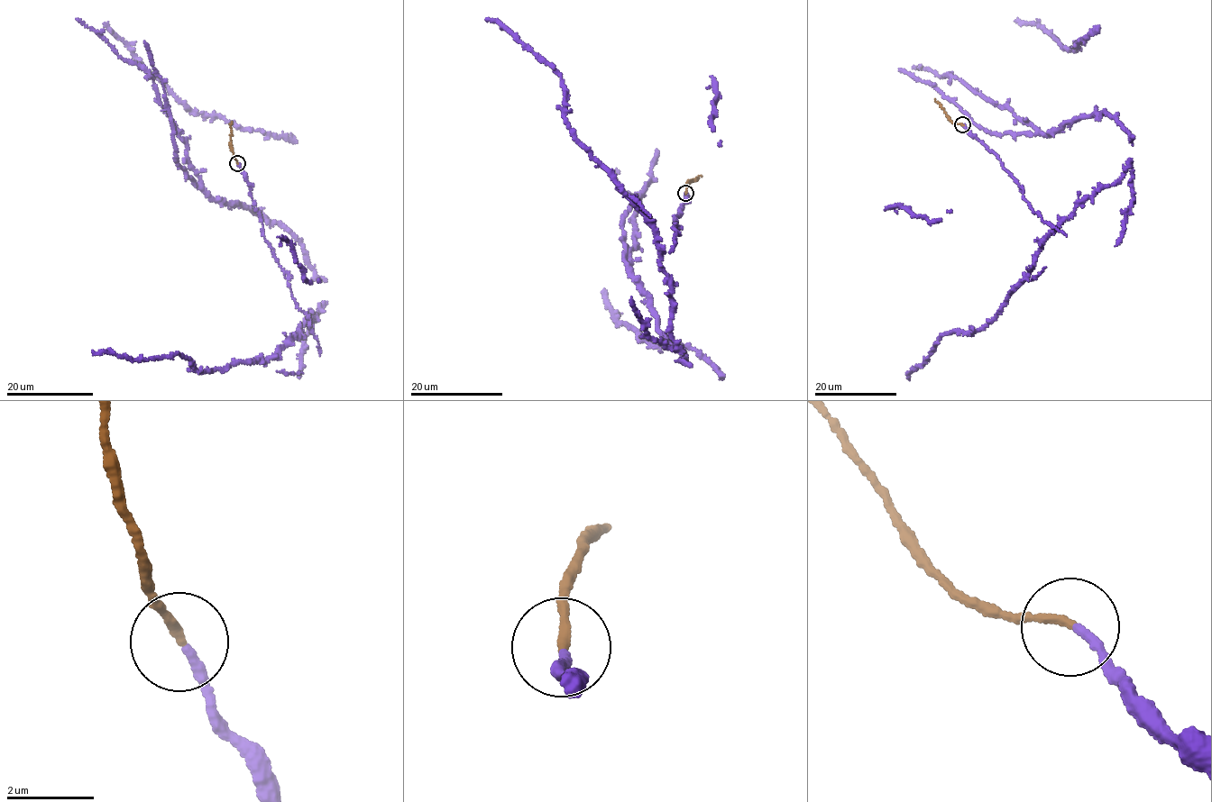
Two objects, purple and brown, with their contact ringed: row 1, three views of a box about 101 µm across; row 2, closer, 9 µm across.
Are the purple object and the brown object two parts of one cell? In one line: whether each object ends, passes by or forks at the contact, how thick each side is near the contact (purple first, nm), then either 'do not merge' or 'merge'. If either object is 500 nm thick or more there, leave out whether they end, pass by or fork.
purple ends there; brown ends there; 200 nm thick on the purple side, 200 nm on the other; merge

